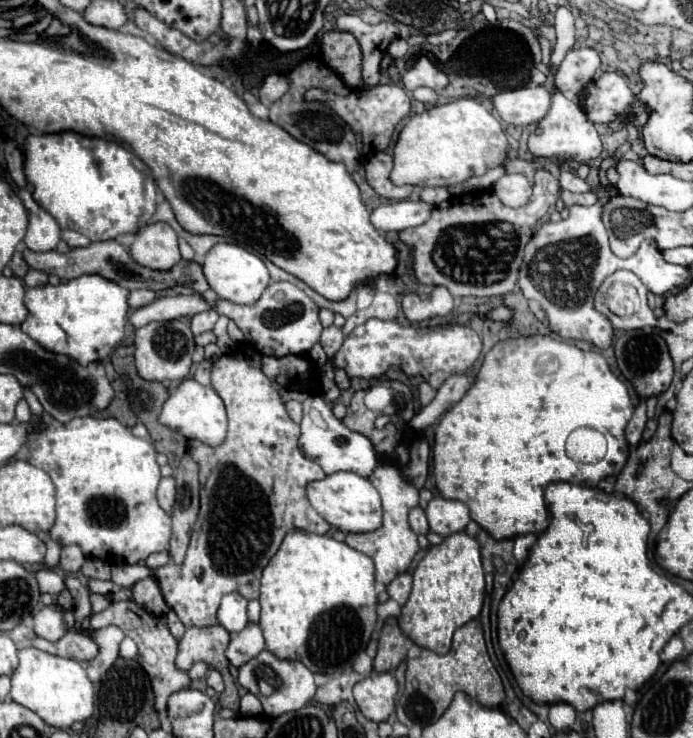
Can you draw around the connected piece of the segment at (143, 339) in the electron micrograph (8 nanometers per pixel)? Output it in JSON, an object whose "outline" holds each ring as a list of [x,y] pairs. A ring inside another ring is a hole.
{"outline":[[[172,319],[168,323],[164,321],[152,321],[140,329],[136,329],[134,333],[134,363],[138,369],[138,375],[146,381],[182,381],[188,377],[190,367],[192,367],[192,353],[194,353],[194,337],[190,331],[190,323],[186,319]]]}

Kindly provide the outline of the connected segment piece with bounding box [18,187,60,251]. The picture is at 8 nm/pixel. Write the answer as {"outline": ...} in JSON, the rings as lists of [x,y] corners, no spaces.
{"outline":[[[24,187],[18,191],[24,207],[28,209],[28,231],[24,237],[24,243],[28,249],[32,251],[52,251],[56,249],[58,241],[60,241],[60,227],[58,223],[52,219],[52,215],[48,215],[48,211],[44,211],[30,195],[30,191],[26,191]]]}

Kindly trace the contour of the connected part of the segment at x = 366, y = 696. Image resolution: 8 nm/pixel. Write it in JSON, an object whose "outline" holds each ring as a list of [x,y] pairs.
{"outline":[[[372,673],[354,685],[354,699],[362,715],[370,721],[386,721],[394,711],[398,683],[392,673]]]}

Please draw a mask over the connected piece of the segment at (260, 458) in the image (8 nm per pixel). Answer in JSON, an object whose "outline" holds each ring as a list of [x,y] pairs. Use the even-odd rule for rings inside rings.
{"outline":[[[226,355],[226,359],[212,363],[212,387],[222,397],[228,411],[228,435],[218,447],[196,445],[194,439],[188,441],[188,453],[194,461],[200,467],[212,467],[212,471],[206,481],[200,483],[200,515],[194,525],[184,563],[168,563],[154,571],[166,603],[176,611],[186,627],[214,625],[218,603],[226,593],[242,591],[246,599],[258,599],[260,575],[290,529],[318,535],[326,535],[330,529],[306,499],[306,485],[310,481],[324,479],[324,471],[298,449],[300,427],[288,417],[272,381],[260,369],[250,367],[242,357]]]}

